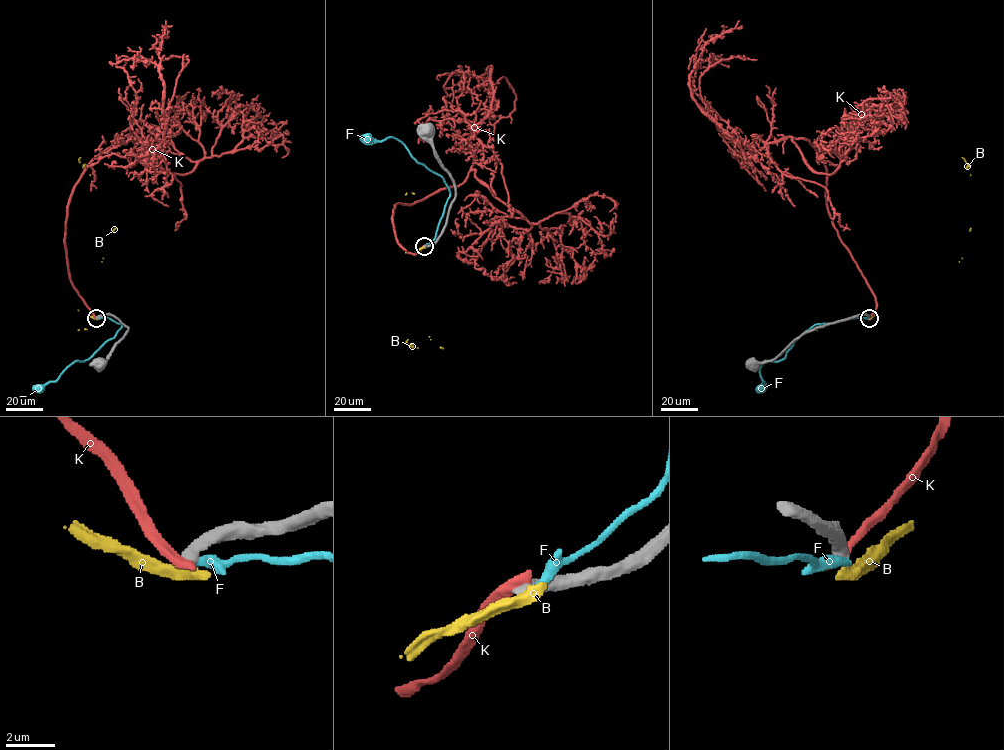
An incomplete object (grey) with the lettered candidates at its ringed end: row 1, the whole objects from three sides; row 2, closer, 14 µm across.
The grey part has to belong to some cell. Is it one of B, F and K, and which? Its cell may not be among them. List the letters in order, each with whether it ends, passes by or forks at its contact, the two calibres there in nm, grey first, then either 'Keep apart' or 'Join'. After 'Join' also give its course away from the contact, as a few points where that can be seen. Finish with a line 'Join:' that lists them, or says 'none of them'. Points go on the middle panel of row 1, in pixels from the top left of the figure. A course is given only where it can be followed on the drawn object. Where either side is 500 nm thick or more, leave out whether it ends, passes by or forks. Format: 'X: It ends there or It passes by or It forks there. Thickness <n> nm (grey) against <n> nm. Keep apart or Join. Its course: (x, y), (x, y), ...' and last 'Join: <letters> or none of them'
B: Thickness 500 nm (grey) against 550 nm. Keep apart
F: Thickness 550 nm (grey) against 440 nm. Keep apart
K: Thickness 550 nm (grey) against 500 nm. Keep apart
Join: none of them

